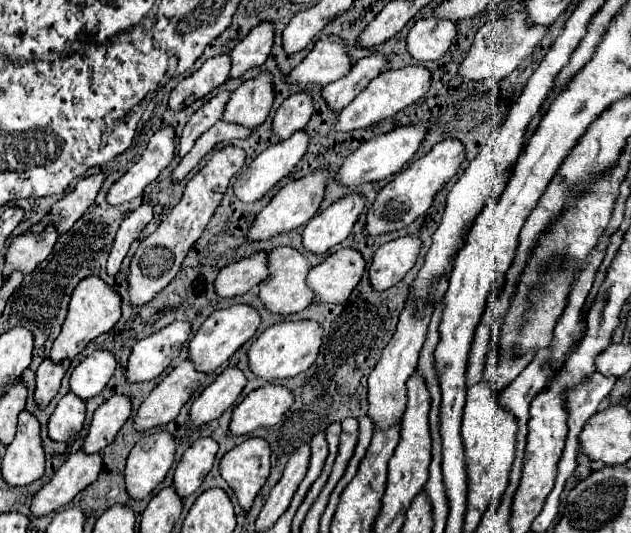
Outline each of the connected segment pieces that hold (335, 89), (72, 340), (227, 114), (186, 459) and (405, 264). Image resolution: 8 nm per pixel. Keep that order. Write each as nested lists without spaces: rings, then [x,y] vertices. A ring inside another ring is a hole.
[[[374,52],[370,56],[364,56],[352,66],[350,74],[346,78],[340,78],[336,82],[330,82],[322,88],[322,96],[328,102],[328,106],[336,112],[340,112],[344,106],[348,106],[368,84],[374,80],[382,70],[388,66],[386,54]]]
[[[98,274],[84,278],[72,292],[72,298],[68,304],[68,314],[66,314],[66,320],[62,324],[62,332],[54,340],[54,346],[48,354],[50,360],[60,362],[64,358],[74,358],[76,354],[80,354],[88,346],[90,340],[98,338],[104,332],[110,332],[120,318],[122,318],[120,294],[110,284],[106,284]]]
[[[260,72],[256,78],[244,80],[230,96],[224,110],[224,120],[236,122],[248,128],[260,126],[274,104],[274,84],[272,72]]]
[[[198,438],[184,454],[174,472],[174,486],[182,498],[194,494],[204,476],[212,470],[214,456],[218,452],[218,442],[214,438]]]
[[[402,236],[382,244],[370,266],[370,284],[374,290],[392,288],[396,282],[404,278],[404,274],[416,264],[422,248],[422,240],[418,236]]]

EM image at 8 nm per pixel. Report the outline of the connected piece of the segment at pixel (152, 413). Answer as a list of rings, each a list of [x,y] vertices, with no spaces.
[[[192,360],[180,362],[140,406],[134,418],[136,430],[148,430],[174,420],[192,394],[208,386],[208,378],[210,374],[196,370]]]

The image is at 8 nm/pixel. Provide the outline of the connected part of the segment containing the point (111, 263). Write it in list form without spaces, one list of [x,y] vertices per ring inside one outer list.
[[[144,202],[140,208],[136,208],[134,212],[130,212],[130,216],[122,222],[122,226],[120,226],[120,230],[116,234],[110,258],[108,258],[108,274],[116,274],[120,270],[122,260],[126,258],[130,244],[134,240],[138,240],[140,232],[152,220],[152,216],[154,216],[152,206],[148,202]]]

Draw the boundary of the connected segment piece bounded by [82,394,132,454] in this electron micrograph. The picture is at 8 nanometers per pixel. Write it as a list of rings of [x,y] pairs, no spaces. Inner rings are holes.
[[[114,394],[112,398],[108,398],[94,412],[82,450],[92,454],[92,452],[100,452],[102,448],[106,448],[116,438],[118,430],[124,426],[130,414],[132,414],[132,402],[128,394]]]

